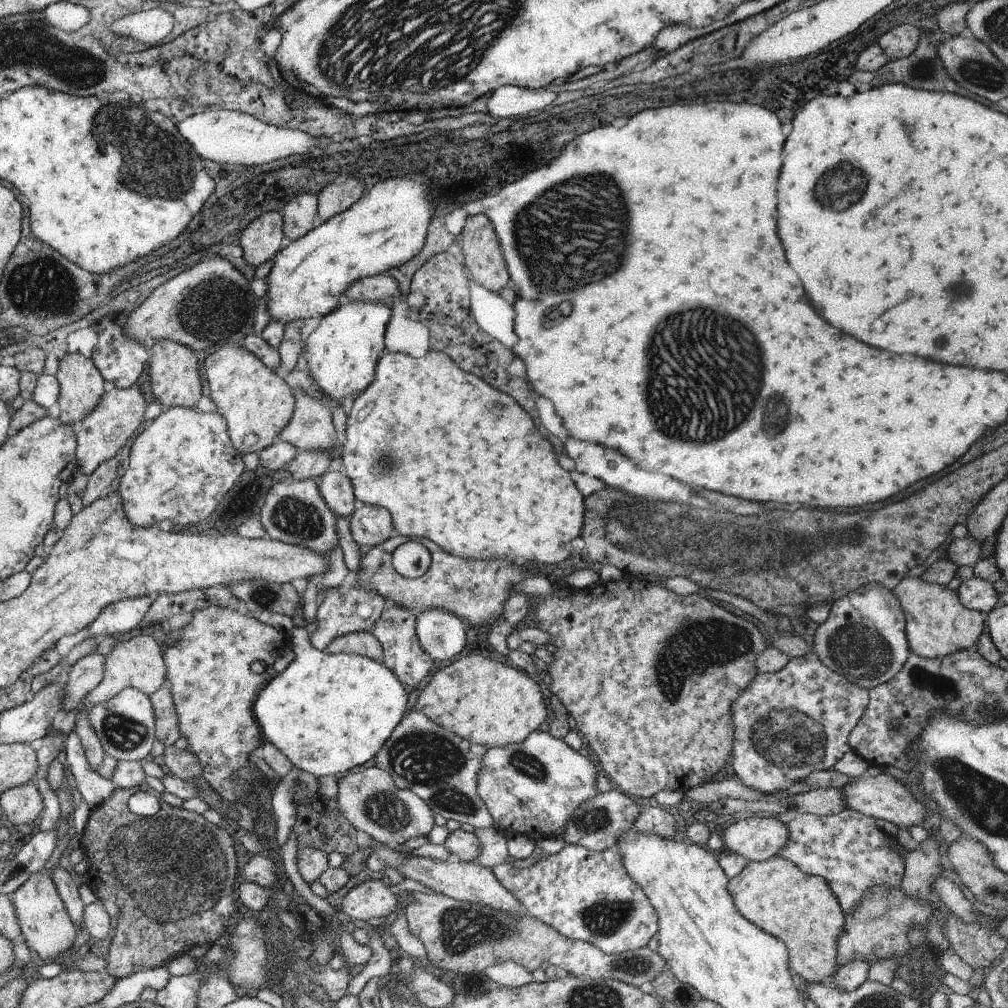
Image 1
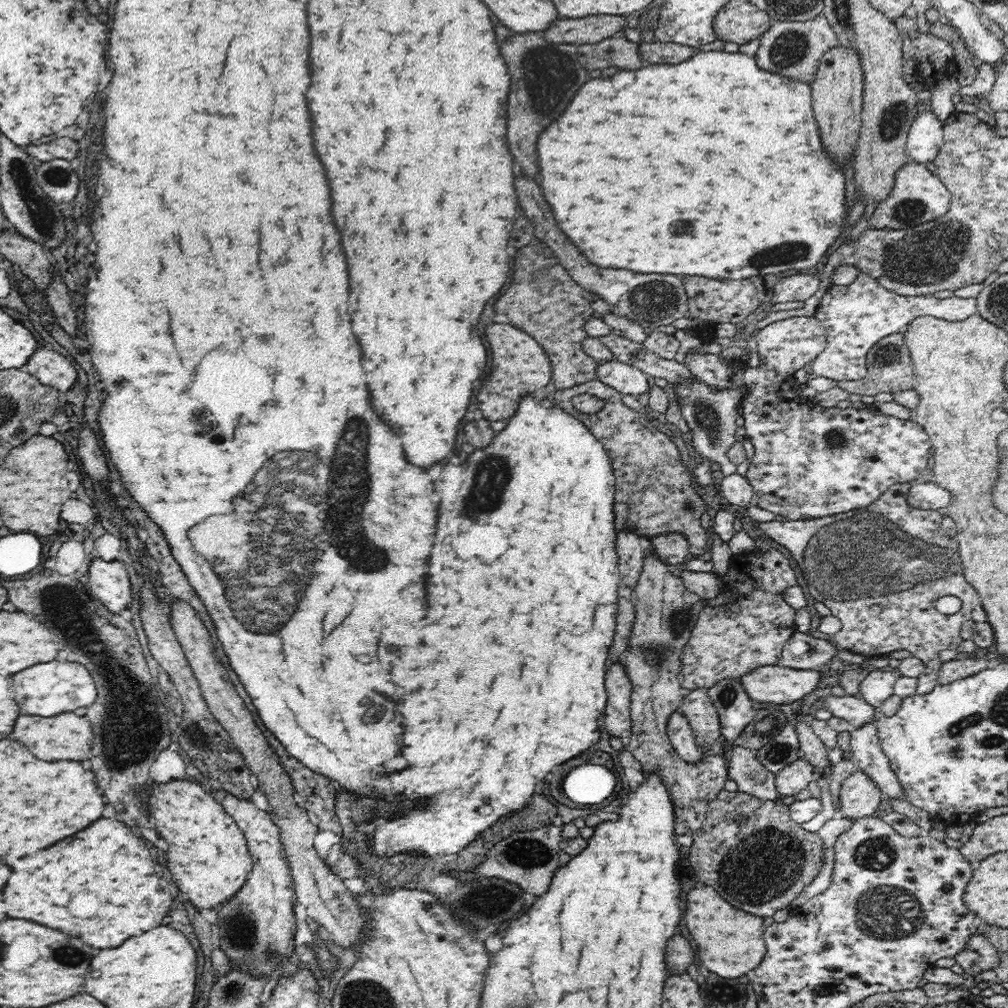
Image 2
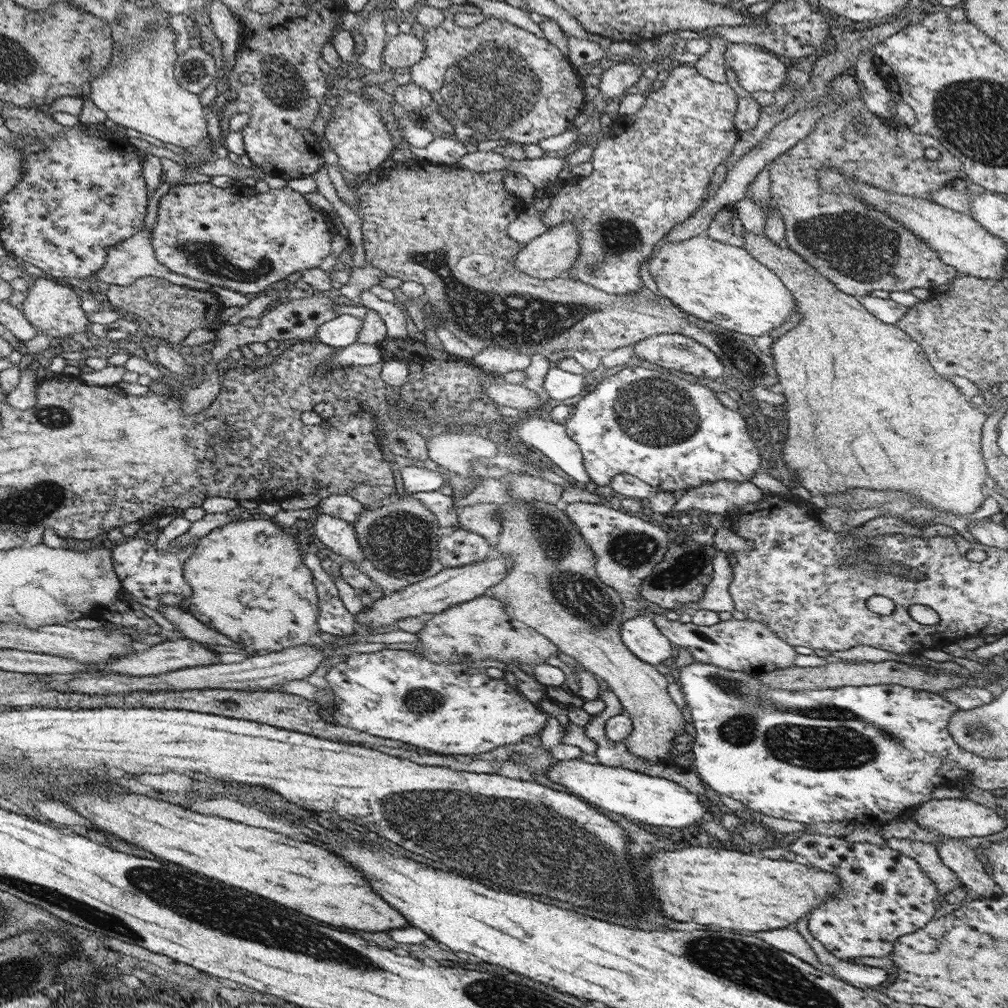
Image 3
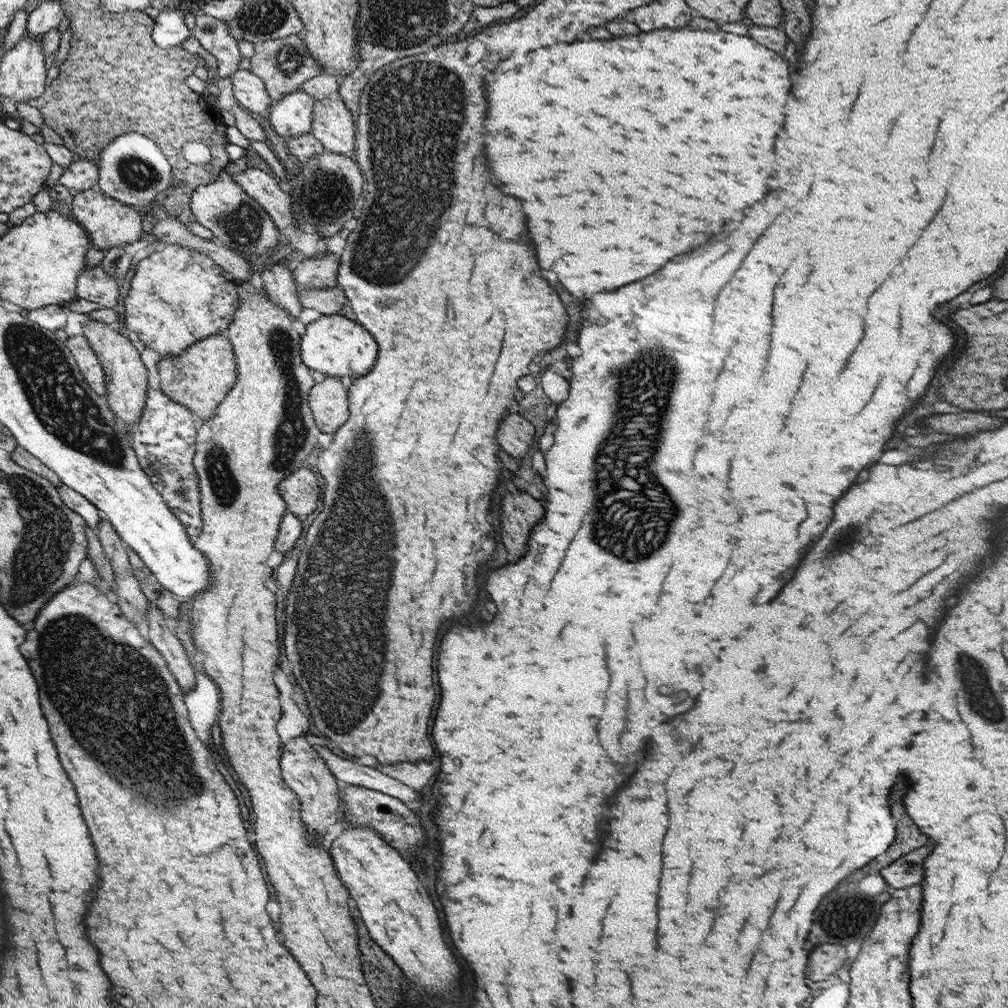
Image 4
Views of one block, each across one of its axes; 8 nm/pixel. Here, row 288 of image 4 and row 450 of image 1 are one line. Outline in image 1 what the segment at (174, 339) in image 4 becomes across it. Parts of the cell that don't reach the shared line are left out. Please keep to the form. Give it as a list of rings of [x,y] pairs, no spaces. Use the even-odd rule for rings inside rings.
[[[169,408],[131,442],[127,468],[121,474],[117,494],[121,498],[123,514],[133,526],[141,530],[153,526],[159,530],[187,530],[187,526],[197,526],[211,512],[215,512],[223,496],[237,484],[241,474],[241,454],[231,444],[223,416],[217,412],[201,412],[197,408]]]

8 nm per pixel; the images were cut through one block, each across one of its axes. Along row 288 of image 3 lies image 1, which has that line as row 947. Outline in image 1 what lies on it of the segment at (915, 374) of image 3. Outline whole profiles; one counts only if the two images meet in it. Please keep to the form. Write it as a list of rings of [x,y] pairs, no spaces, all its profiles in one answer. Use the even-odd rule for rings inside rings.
[[[775,856],[765,862],[749,862],[741,874],[729,880],[727,884],[733,902],[749,922],[759,926],[761,930],[769,932],[771,936],[779,938],[789,950],[789,968],[795,978],[805,980],[807,984],[833,984],[835,972],[841,968],[837,964],[837,946],[839,936],[845,932],[845,912],[841,910],[835,894],[831,892],[829,884],[821,876],[805,874],[793,862],[785,862],[785,858]]]

